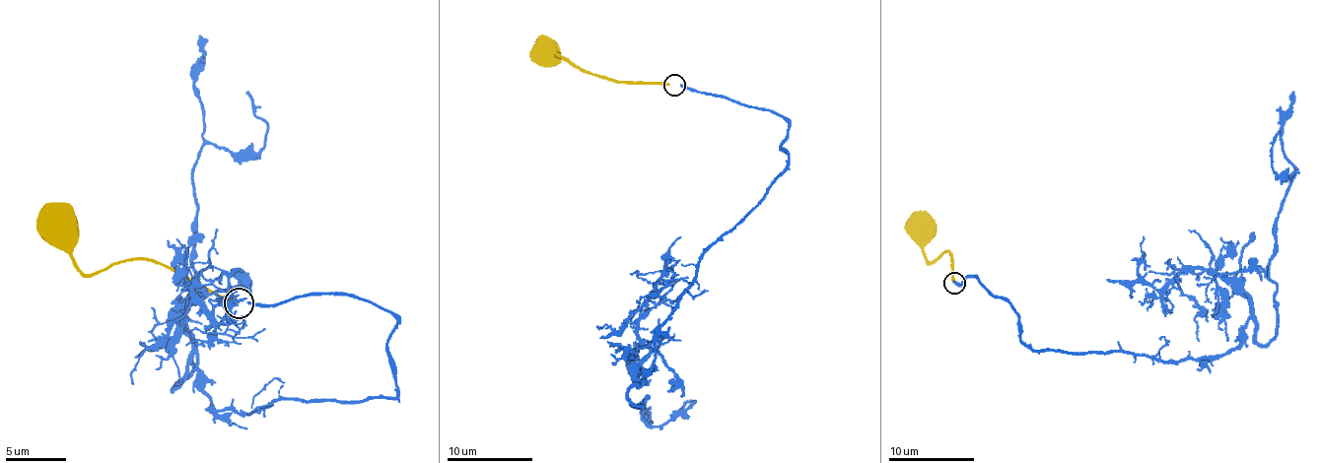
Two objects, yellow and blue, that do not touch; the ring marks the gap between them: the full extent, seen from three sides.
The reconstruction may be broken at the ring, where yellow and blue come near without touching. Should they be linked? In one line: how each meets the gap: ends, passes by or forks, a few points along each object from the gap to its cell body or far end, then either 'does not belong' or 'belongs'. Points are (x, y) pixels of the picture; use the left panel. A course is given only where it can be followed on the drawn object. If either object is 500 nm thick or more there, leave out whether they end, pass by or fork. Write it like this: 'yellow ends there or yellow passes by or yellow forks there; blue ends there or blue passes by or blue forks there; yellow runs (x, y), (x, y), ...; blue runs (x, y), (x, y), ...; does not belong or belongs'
yellow ends there; blue ends there; yellow runs (231, 301), (150, 260), (120, 260), (87, 275), (62, 241), (56, 227); blue runs (246, 301), (382, 305), (396, 395), (216, 410), (195, 353), (171, 389), (192, 172), (264, 146), (246, 92); does not belong

